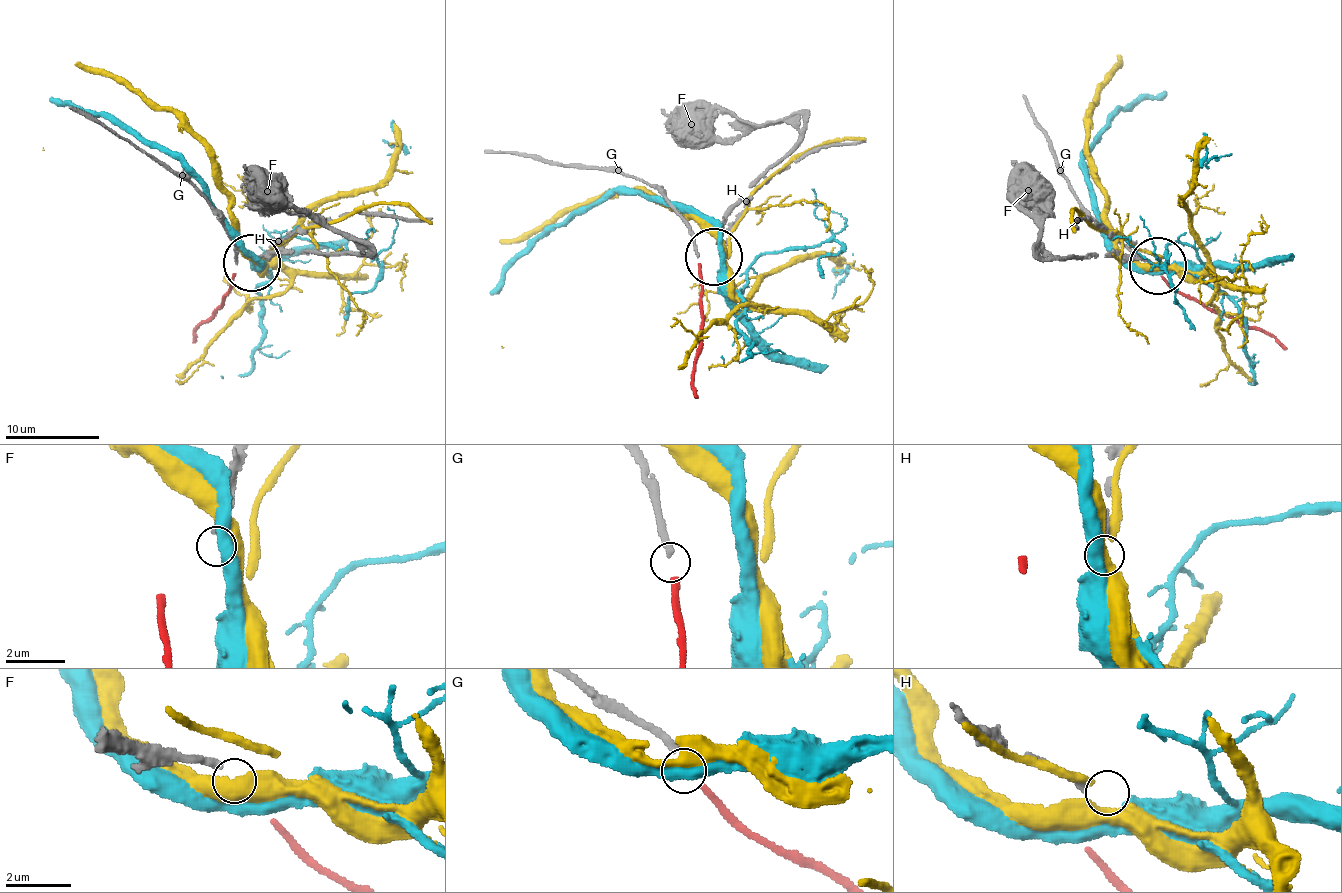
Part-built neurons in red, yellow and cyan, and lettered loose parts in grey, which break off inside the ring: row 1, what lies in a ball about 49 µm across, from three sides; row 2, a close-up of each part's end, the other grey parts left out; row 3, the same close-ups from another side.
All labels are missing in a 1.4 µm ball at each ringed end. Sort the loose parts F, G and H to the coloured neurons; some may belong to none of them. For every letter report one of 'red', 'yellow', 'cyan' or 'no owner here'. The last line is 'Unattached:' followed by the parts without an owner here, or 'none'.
F: no owner here
G: red
H: cyan
Unattached: F

